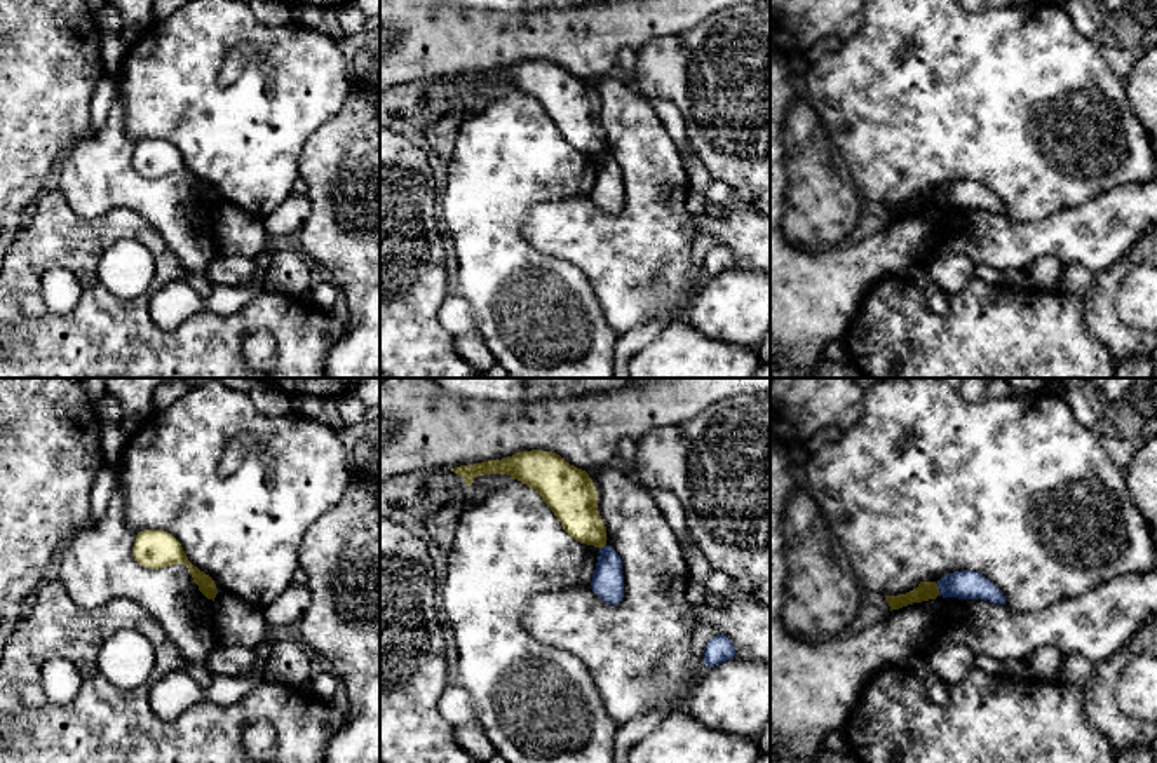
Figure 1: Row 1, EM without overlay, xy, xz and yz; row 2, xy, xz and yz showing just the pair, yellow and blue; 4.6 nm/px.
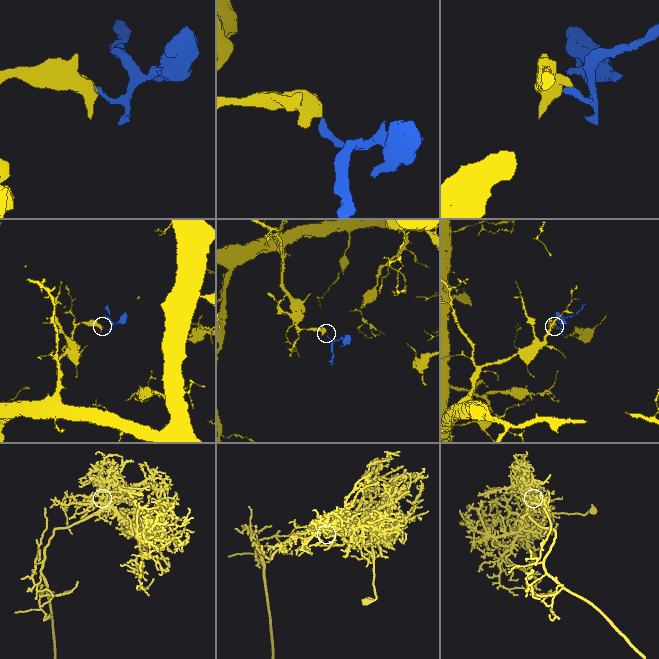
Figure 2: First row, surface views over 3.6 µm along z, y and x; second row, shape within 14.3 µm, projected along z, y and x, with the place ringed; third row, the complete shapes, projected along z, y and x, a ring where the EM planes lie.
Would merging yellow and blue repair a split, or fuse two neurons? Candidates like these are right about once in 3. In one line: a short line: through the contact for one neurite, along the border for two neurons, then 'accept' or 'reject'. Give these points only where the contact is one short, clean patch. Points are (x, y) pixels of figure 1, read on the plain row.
yz (936, 194), (940, 204) | reject

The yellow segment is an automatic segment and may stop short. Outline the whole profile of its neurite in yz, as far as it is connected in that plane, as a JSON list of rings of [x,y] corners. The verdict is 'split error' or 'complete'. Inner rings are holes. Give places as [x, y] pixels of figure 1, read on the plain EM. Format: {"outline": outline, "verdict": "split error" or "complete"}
{"outline": [[[920,192],[917,199],[906,204],[885,206],[885,211],[889,213],[890,221],[892,221],[913,213],[936,209],[937,206],[939,206],[939,199],[936,192]]], "verdict": "complete"}

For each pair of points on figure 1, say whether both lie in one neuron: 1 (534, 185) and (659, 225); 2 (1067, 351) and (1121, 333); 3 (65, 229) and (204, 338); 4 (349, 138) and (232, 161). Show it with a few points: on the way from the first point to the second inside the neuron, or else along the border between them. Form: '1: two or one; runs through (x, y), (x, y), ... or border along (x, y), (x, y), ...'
1: two; border along (589, 194), (541, 201), (530, 209)
2: two; border along (1082, 302), (1084, 328), (1112, 352)
3: one; runs through (87, 272), (89, 288), (142, 340), (161, 340)
4: two; border along (330, 117), (307, 140), (298, 164), (298, 176)

